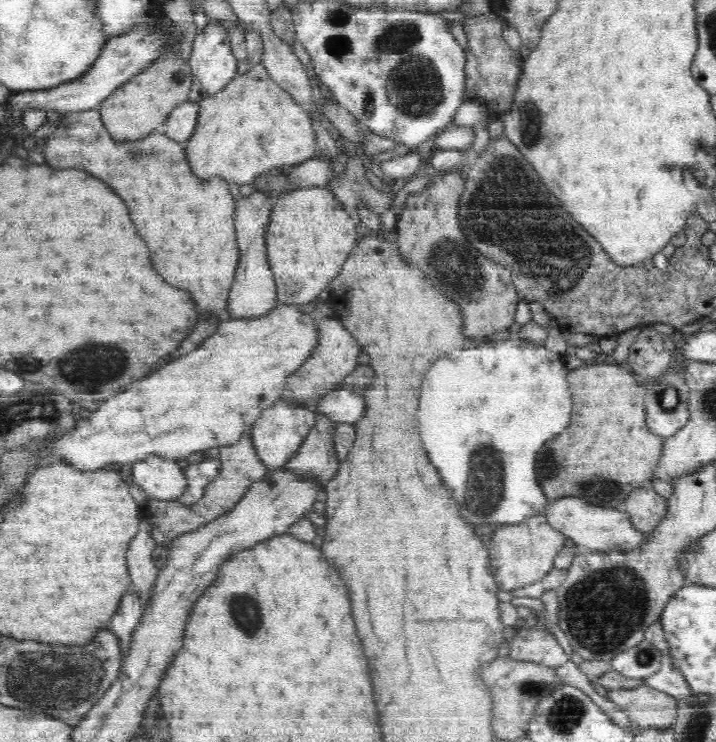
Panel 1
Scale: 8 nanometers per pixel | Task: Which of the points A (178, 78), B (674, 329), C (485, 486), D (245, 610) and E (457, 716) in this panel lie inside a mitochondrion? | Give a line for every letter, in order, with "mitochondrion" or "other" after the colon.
A: other
B: other
C: mitochondrion
D: mitochondrion
E: other

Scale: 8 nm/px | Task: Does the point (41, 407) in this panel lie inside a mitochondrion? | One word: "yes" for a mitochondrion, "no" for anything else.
yes

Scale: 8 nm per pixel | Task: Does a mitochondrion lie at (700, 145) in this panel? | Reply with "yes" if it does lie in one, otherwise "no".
yes

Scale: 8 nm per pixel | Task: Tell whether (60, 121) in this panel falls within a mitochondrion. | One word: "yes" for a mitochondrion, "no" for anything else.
no

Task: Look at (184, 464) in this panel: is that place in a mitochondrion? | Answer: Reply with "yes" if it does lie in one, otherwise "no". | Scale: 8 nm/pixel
no

